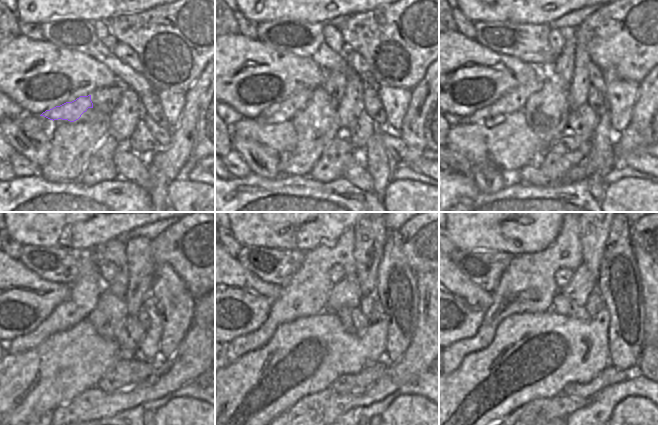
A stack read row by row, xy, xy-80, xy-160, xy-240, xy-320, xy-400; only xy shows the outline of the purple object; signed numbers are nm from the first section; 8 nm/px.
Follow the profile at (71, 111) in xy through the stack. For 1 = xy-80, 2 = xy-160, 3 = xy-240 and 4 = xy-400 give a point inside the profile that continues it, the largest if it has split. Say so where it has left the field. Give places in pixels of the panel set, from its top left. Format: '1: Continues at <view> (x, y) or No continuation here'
1: Continues at xy-80 (285, 110)
2: Continues at xy-160 (513, 101)
3: Continues at xy-240 (85, 291)
4: Continues at xy-400 (528, 284).

